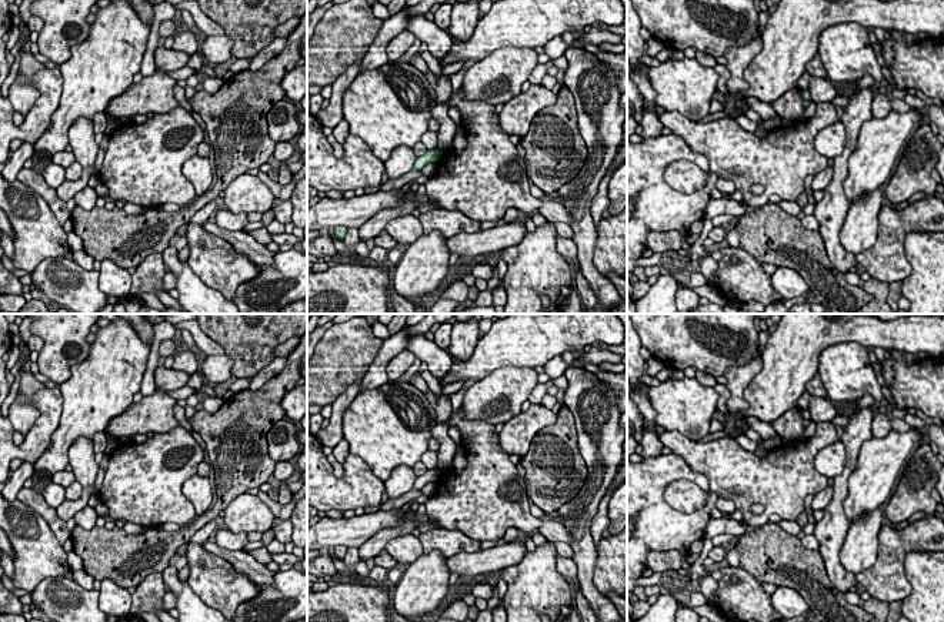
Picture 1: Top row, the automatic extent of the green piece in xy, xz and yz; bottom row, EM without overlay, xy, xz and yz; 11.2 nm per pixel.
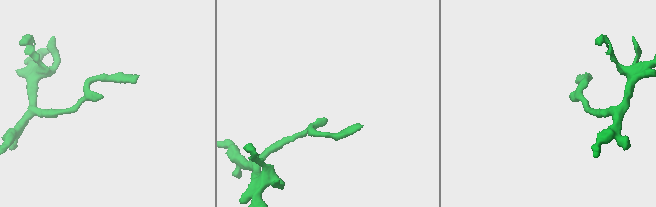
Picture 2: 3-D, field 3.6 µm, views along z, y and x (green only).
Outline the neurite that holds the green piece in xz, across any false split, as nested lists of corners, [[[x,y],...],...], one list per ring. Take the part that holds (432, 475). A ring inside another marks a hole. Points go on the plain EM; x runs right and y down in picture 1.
[[[438,468],[427,469],[424,475],[416,478],[413,489],[421,489],[426,484],[438,481],[441,474],[443,471]]]

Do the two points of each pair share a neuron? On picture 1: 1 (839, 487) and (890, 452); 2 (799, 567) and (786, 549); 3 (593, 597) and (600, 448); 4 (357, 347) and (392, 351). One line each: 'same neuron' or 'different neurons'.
1: different neurons
2: same neuron
3: same neuron
4: different neurons

